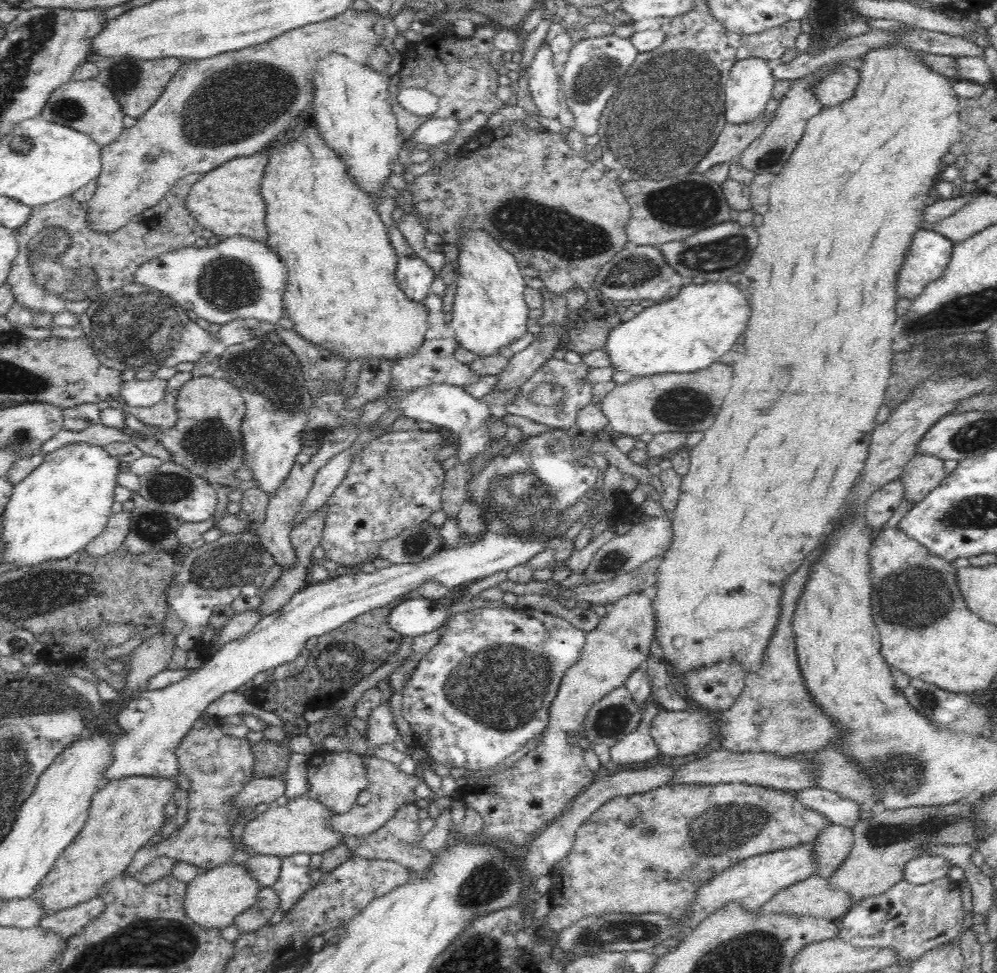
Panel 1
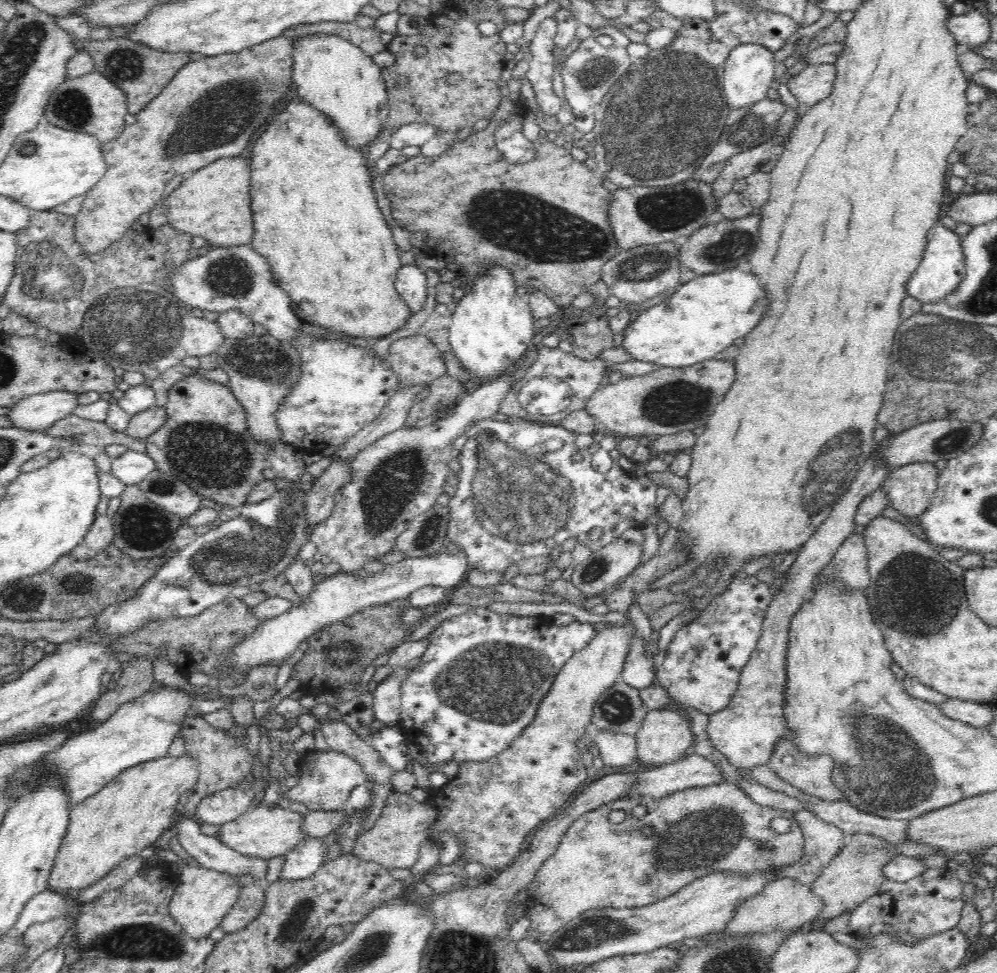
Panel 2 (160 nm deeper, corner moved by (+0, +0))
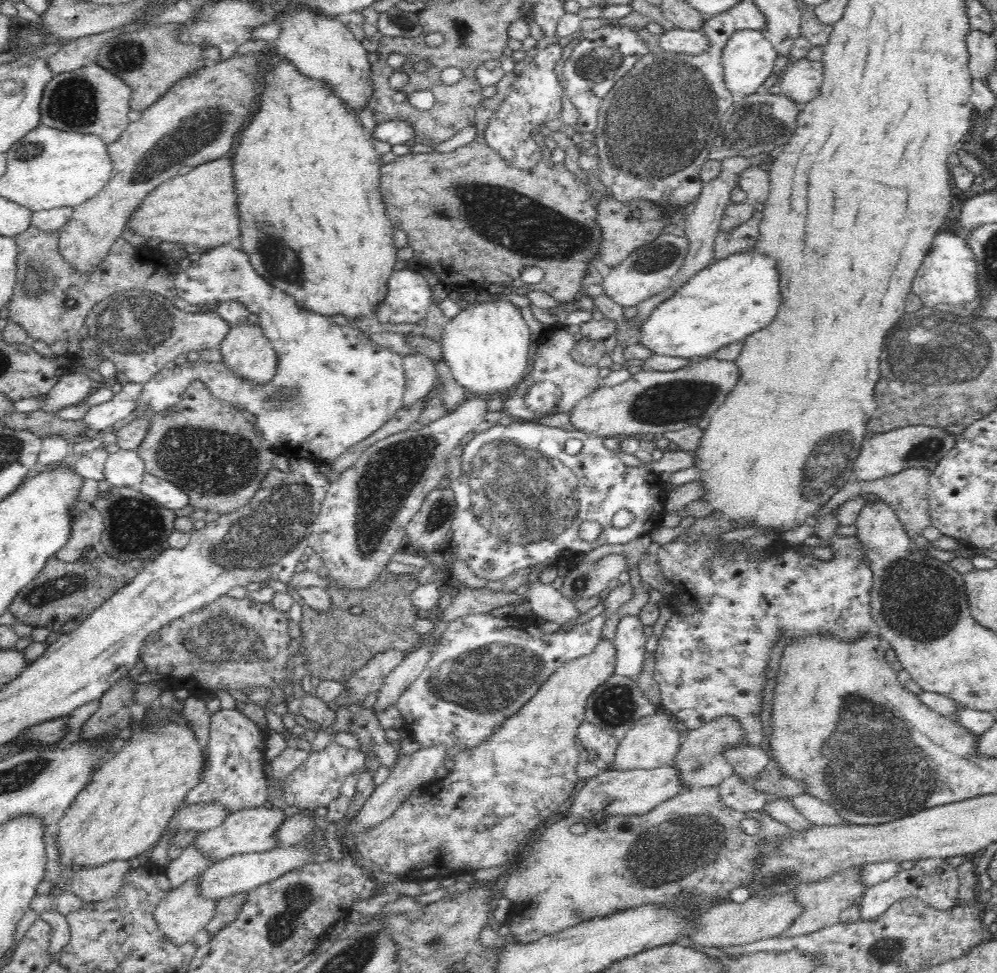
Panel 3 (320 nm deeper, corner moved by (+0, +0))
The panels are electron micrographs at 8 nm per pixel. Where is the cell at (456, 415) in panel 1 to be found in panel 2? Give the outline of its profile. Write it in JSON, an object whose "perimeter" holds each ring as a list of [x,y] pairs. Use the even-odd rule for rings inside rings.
{"perimeter":[[[494,418],[481,421],[466,434],[469,438],[458,457],[460,480],[449,500],[451,514],[447,537],[458,544],[470,569],[504,572],[510,564],[522,558],[550,554],[568,538],[576,538],[578,543],[596,552],[618,540],[629,528],[642,528],[648,518],[657,512],[656,490],[659,486],[646,475],[636,478],[630,471],[624,471],[619,464],[622,455],[617,448],[610,452],[613,464],[608,471],[602,473],[592,467],[592,456],[602,447],[599,437],[588,450],[584,450],[576,446],[578,433],[556,424],[534,424],[533,421],[515,419],[509,424]],[[550,438],[561,440],[564,448],[547,453],[544,444]],[[574,454],[580,454],[582,460],[576,462]],[[595,528],[602,529],[603,533],[600,540],[591,541],[587,533]]]}

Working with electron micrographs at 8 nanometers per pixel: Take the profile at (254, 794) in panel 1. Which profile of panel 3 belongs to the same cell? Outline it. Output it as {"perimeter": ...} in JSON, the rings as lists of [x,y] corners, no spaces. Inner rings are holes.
{"perimeter":[[[195,804],[178,807],[168,821],[167,830],[182,832],[188,830],[205,831],[216,828],[232,812],[221,804]]]}

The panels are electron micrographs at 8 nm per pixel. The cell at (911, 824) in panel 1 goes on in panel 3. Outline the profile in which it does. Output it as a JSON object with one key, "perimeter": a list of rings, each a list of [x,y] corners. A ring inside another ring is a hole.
{"perimeter":[[[852,867],[846,870],[842,870],[838,874],[834,874],[832,877],[825,878],[824,881],[814,882],[811,884],[800,885],[795,889],[796,902],[803,906],[803,911],[800,916],[796,918],[795,922],[792,922],[792,926],[787,930],[784,930],[779,937],[793,938],[806,934],[812,934],[828,928],[828,926],[834,926],[838,922],[841,922],[841,915],[844,910],[849,906],[857,905],[860,903],[864,892],[867,890],[866,885],[860,883],[861,867]]]}

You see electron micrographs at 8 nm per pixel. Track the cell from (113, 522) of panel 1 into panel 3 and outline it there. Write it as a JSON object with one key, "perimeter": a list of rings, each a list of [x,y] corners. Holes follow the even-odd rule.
{"perimeter":[[[76,501],[71,509],[72,533],[69,534],[67,544],[55,554],[62,562],[82,560],[87,550],[101,542],[104,532],[104,518],[90,502]]]}

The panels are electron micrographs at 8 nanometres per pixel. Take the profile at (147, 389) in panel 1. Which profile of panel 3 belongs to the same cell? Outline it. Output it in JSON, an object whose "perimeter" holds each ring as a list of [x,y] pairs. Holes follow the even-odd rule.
{"perimeter":[[[127,383],[112,400],[92,405],[82,418],[82,423],[92,431],[103,431],[116,422],[124,420],[136,410],[136,400],[144,390],[142,383]]]}

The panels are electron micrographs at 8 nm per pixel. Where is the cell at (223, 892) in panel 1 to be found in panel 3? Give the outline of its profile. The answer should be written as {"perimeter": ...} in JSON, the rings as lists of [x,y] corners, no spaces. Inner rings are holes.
{"perimeter":[[[196,878],[173,889],[154,911],[158,929],[176,946],[191,942],[214,918],[218,901],[200,897],[198,886]]]}

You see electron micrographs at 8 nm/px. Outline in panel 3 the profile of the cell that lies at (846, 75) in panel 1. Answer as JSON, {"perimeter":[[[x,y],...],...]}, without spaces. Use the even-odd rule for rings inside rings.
{"perimeter":[[[806,59],[791,60],[781,77],[781,93],[799,104],[818,96],[823,81],[823,62]]]}

